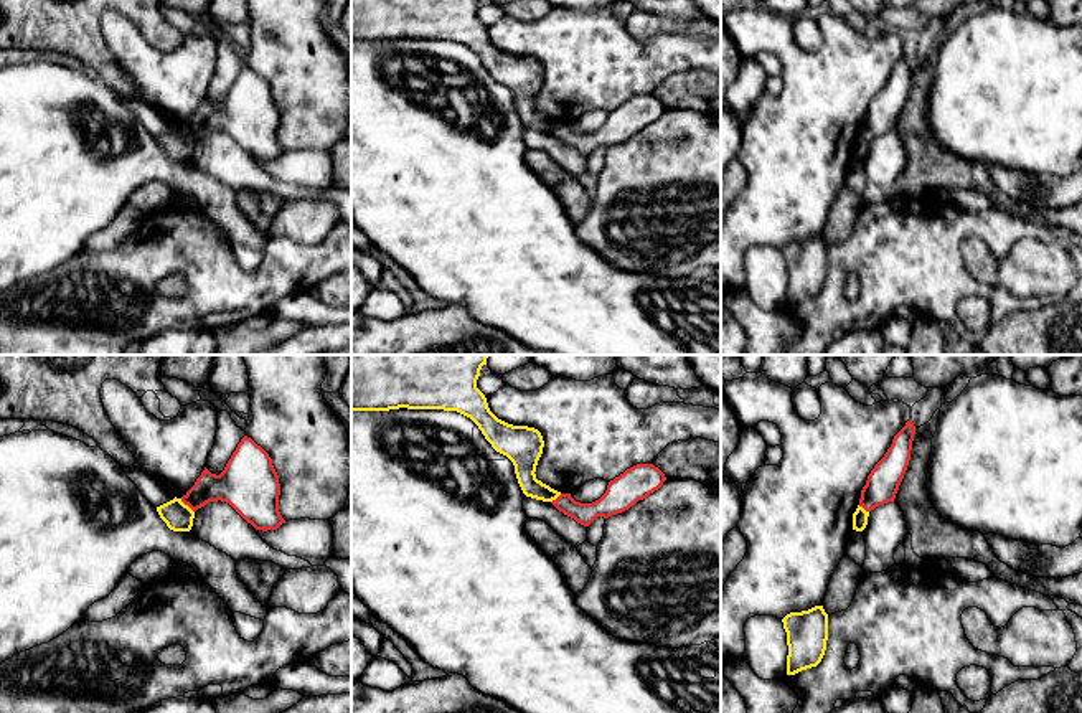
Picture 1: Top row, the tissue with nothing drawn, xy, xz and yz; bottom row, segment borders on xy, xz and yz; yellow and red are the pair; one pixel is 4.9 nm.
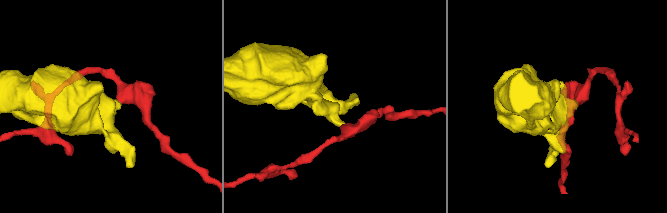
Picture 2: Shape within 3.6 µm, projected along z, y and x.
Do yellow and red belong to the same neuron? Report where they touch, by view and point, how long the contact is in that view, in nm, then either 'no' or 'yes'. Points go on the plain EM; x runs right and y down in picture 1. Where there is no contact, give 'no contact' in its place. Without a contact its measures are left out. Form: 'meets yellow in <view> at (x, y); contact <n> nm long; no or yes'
meets yellow in xy at (187, 136); contact 100 nm long; no

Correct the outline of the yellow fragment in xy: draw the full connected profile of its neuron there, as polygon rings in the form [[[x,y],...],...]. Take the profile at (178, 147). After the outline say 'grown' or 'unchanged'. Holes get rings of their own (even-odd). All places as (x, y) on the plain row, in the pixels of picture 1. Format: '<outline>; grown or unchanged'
[[[173,129],[160,137],[157,137],[160,149],[173,162],[190,162],[193,157],[195,142],[181,132],[181,129]]]; unchanged

